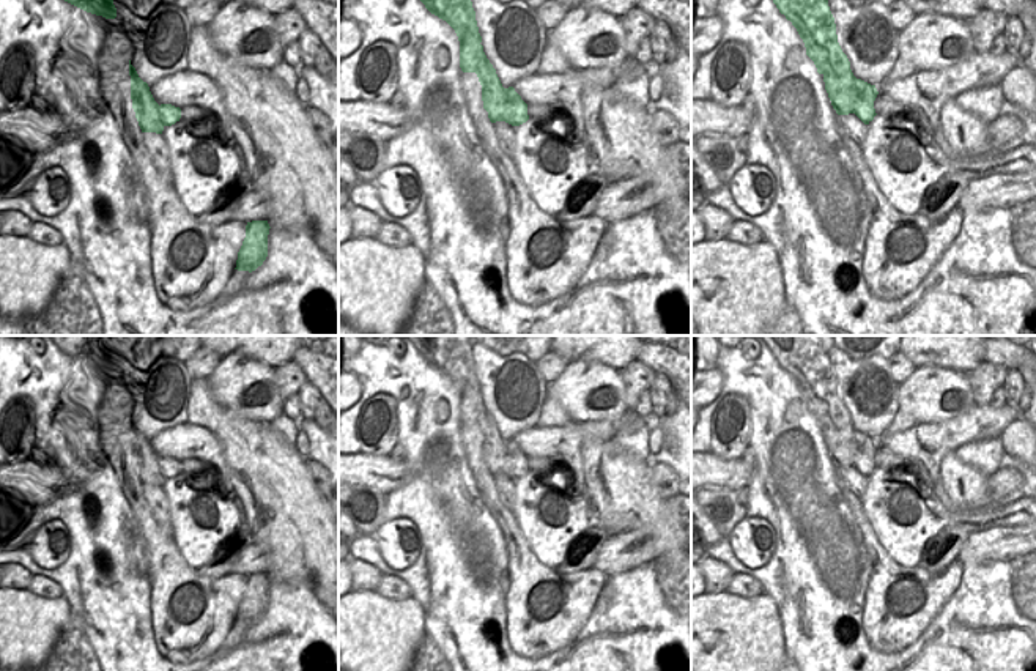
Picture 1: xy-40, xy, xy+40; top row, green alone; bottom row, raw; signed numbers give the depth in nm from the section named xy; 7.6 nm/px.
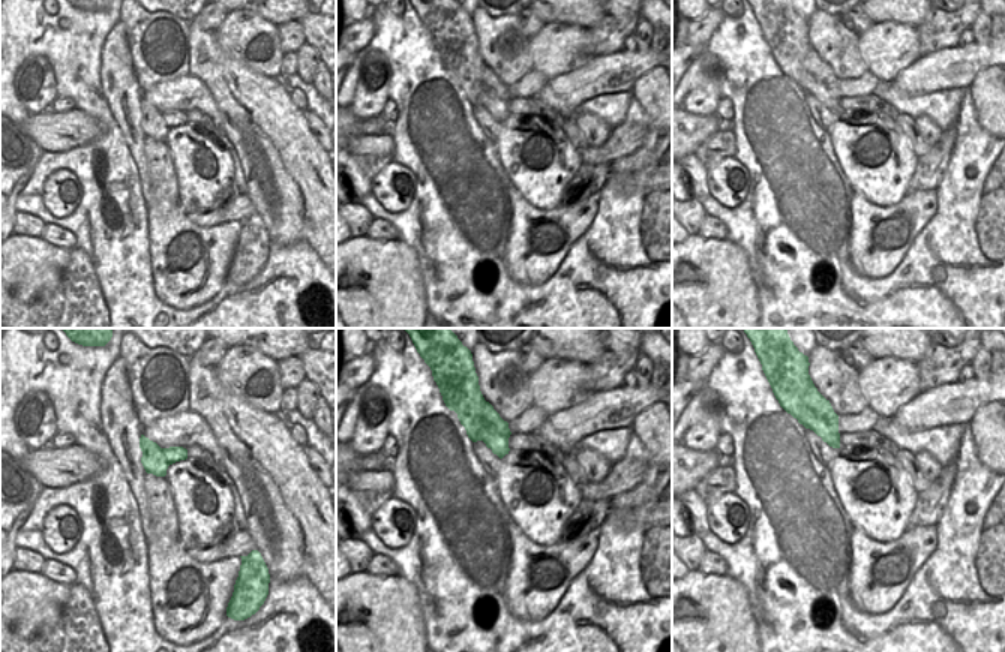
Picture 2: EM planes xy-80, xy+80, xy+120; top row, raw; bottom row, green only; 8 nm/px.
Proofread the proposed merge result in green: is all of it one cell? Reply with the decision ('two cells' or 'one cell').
two cells

